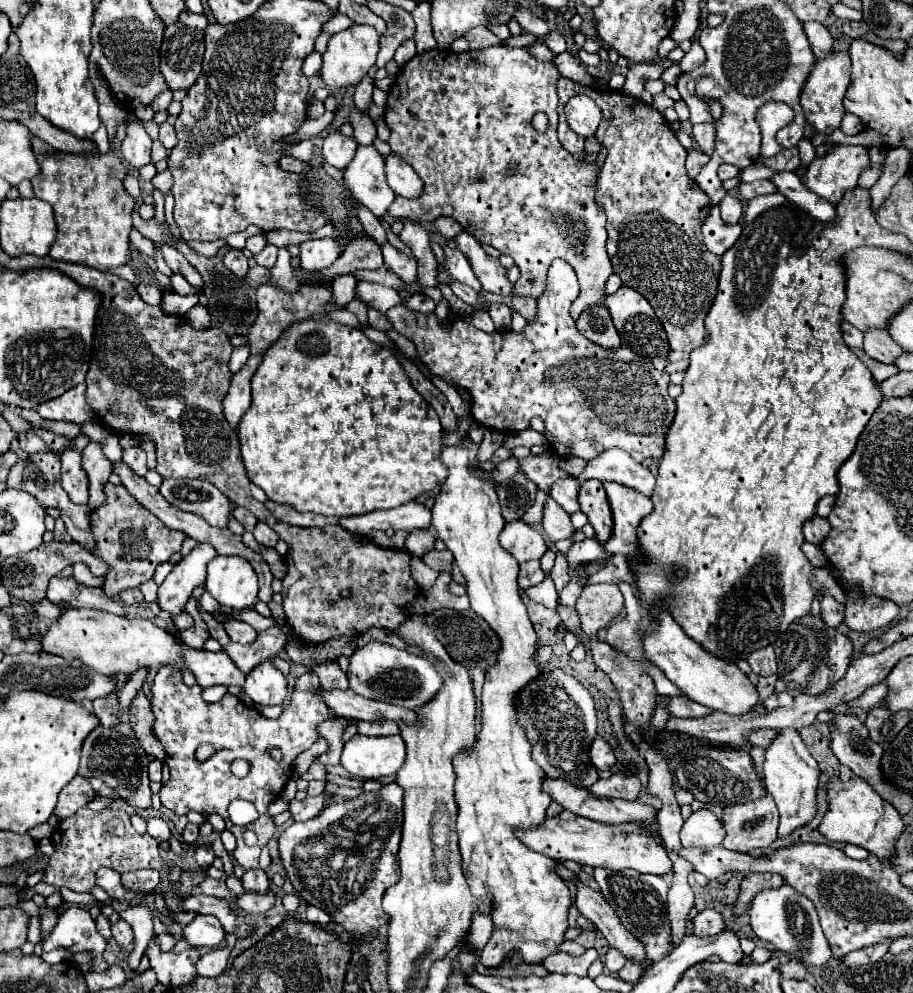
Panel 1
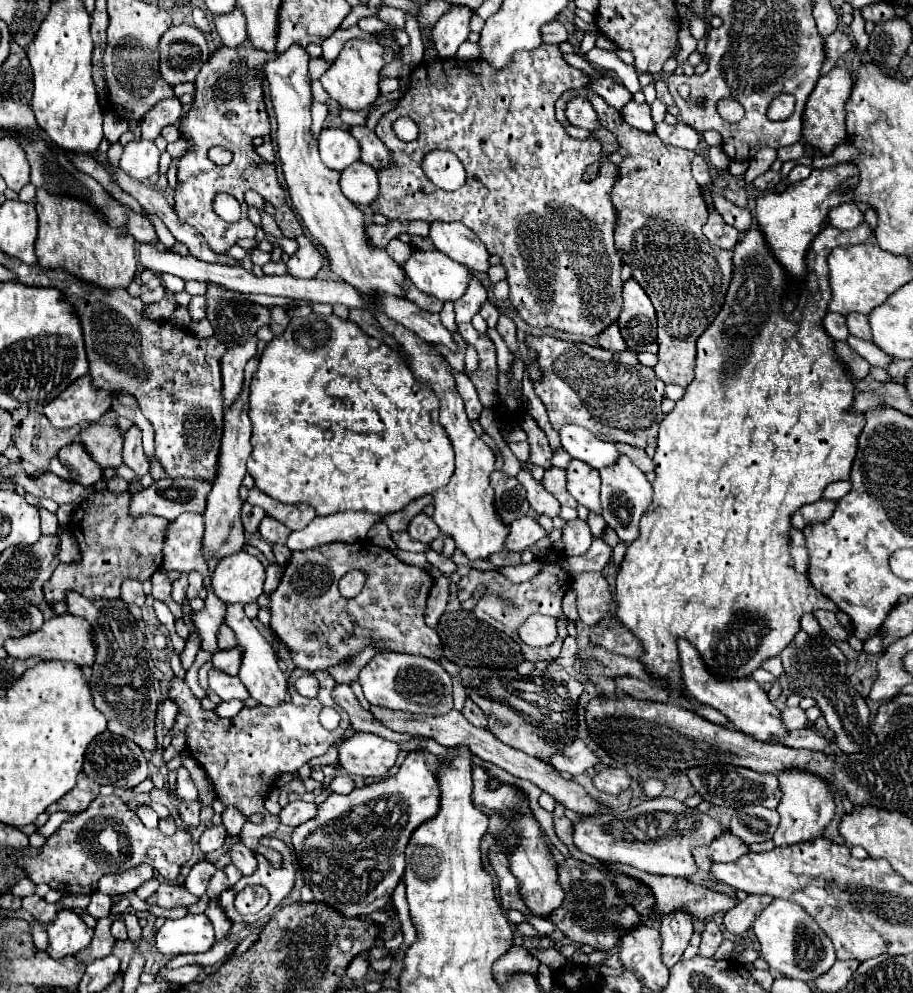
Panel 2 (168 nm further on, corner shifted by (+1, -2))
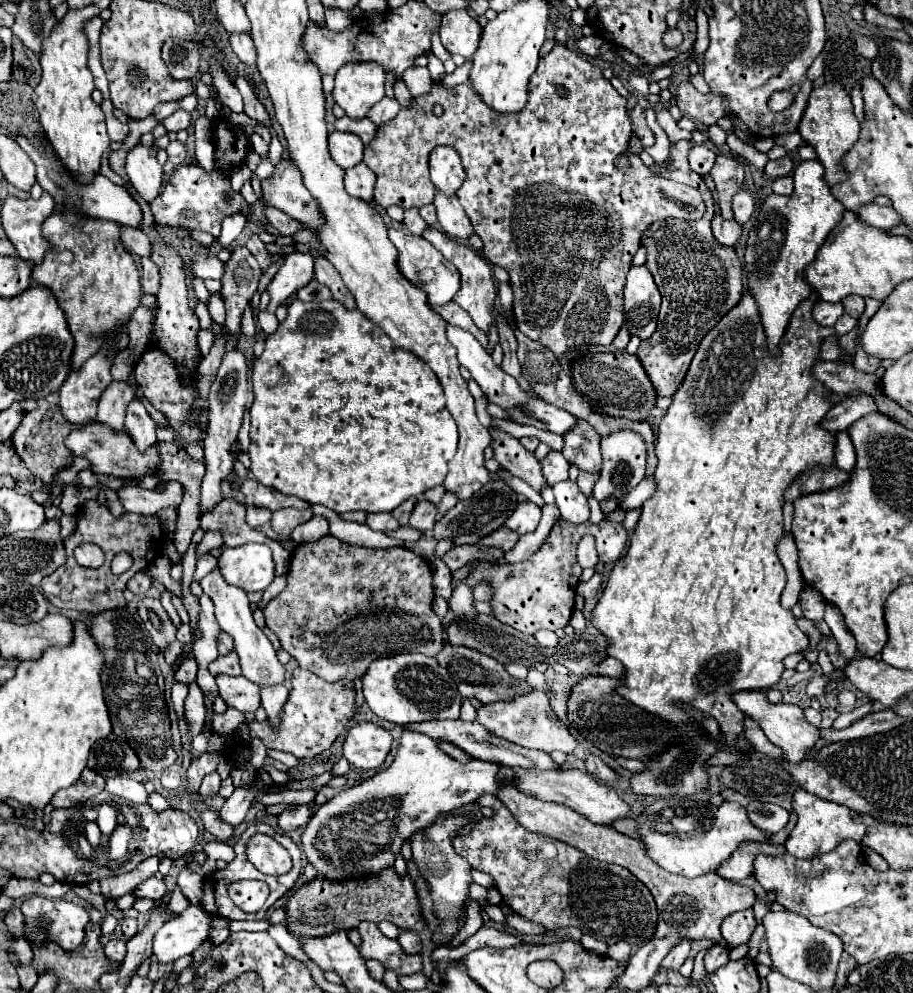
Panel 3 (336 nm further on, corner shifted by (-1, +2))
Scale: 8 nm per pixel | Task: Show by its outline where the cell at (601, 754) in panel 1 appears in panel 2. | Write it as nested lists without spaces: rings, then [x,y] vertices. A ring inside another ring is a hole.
[[[575,739],[567,749],[553,755],[553,767],[561,773],[581,775],[599,765],[599,757],[579,739]]]

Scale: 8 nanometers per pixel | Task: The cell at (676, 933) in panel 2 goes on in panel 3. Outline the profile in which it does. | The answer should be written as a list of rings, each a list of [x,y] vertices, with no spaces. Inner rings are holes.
[[[683,939],[675,949],[671,949],[671,953],[663,959],[659,969],[663,969],[663,971],[677,971],[685,963],[685,959],[689,955],[689,945],[691,943],[687,939]]]

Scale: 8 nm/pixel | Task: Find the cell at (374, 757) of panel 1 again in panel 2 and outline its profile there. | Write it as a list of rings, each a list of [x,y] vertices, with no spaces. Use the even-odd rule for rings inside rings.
[[[355,733],[339,745],[339,765],[349,775],[385,777],[395,765],[399,745],[373,733]]]

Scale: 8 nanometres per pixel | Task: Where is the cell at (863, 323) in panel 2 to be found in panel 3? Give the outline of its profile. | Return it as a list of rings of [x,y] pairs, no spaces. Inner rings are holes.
[[[847,295],[847,299],[843,299],[841,303],[845,307],[845,313],[849,313],[855,319],[859,319],[859,315],[865,311],[865,299],[859,297],[859,295],[855,295],[855,297]]]

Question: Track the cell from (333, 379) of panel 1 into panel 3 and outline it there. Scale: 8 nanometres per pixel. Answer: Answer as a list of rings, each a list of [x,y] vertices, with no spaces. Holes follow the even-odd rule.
[[[295,299],[289,305],[287,319],[265,339],[265,349],[255,359],[253,391],[249,469],[255,479],[283,495],[321,503],[337,513],[353,509],[365,513],[393,511],[405,499],[441,485],[447,463],[455,455],[457,425],[445,407],[443,389],[433,369],[411,351],[397,347],[359,309],[349,311],[335,299],[321,303]],[[277,363],[289,379],[275,369]]]

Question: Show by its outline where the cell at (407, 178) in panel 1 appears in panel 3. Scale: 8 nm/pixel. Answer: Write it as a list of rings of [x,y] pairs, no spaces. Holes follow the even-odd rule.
[[[341,117],[341,119],[337,119],[337,121],[333,123],[333,127],[335,127],[337,131],[347,129],[347,131],[351,131],[351,133],[359,135],[359,139],[361,139],[365,145],[373,141],[375,131],[377,131],[377,127],[375,127],[367,117],[365,117],[365,119],[359,119],[359,121],[349,119],[349,117]]]

